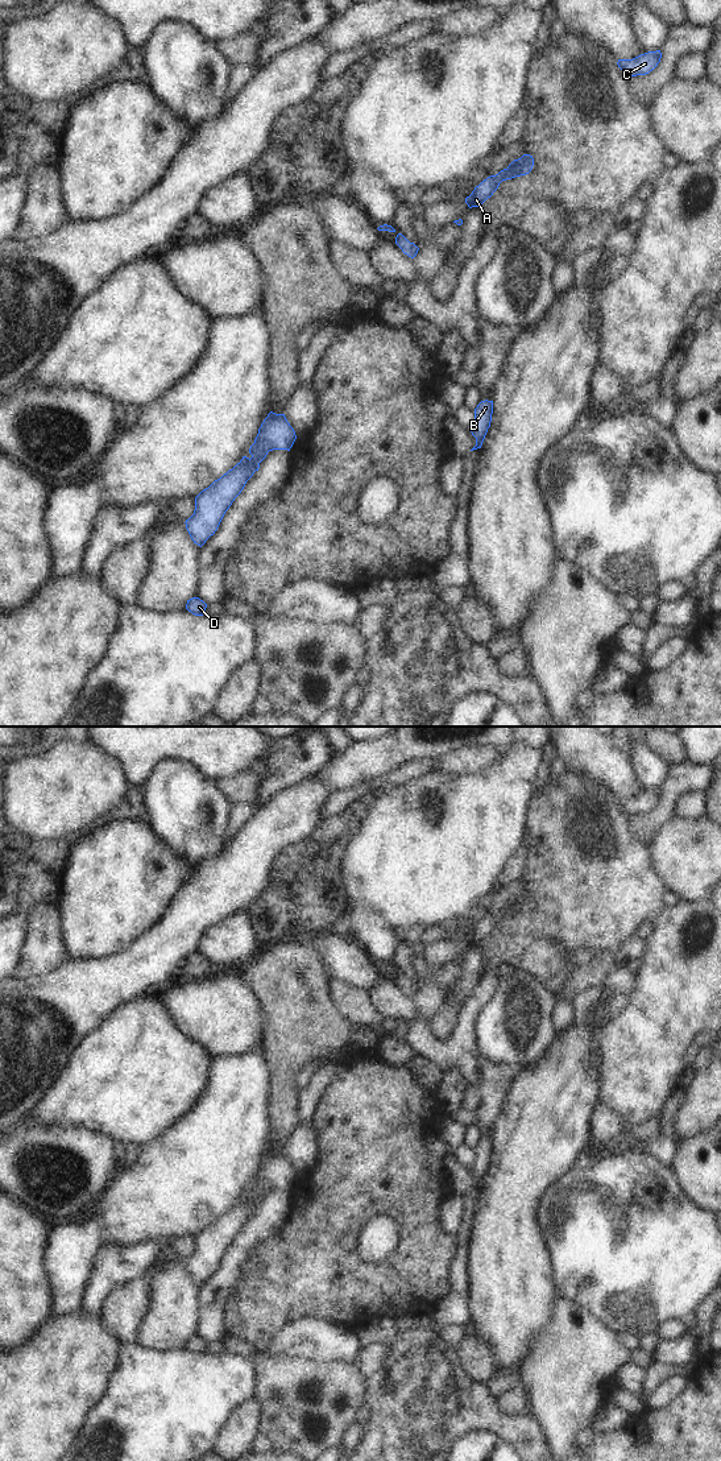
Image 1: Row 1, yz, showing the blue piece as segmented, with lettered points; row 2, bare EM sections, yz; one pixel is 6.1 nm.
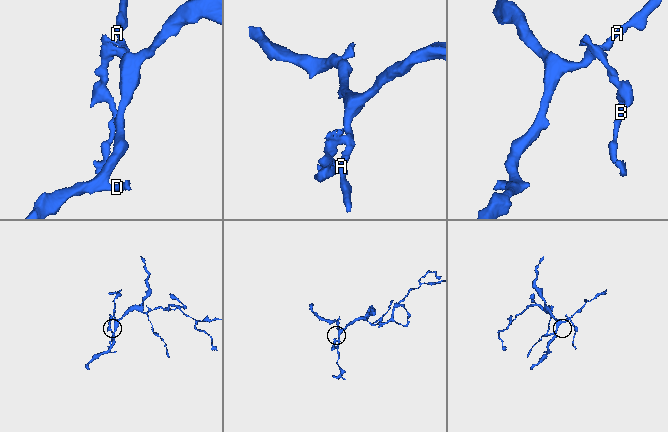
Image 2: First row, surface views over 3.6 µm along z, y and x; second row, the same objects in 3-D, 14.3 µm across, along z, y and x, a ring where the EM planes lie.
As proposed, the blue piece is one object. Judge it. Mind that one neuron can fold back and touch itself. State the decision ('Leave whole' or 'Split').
Leave whole

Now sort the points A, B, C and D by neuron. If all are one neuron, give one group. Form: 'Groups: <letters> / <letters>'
Groups: A B C D

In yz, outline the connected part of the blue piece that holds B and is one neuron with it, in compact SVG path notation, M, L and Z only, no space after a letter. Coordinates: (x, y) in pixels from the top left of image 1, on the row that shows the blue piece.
M481 401L475 409L475 426L471 432L476 438L476 446L471 450L481 448L488 429L490 427L493 414L493 401Z

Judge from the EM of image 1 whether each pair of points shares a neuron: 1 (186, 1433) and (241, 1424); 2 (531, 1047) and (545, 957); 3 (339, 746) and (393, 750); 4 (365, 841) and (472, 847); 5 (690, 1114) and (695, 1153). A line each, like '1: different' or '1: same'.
1: different
2: different
3: different
4: same
5: different

